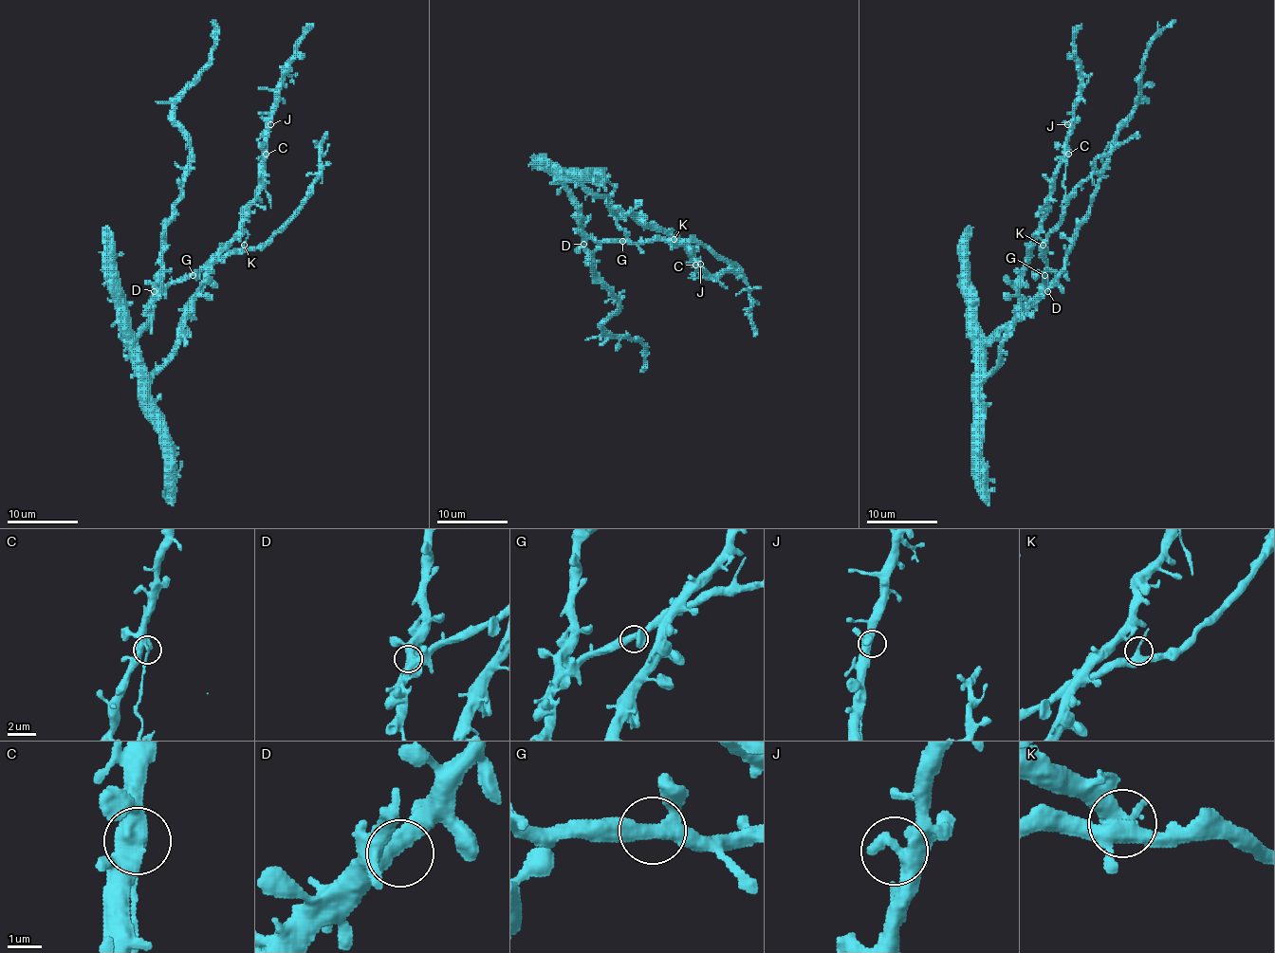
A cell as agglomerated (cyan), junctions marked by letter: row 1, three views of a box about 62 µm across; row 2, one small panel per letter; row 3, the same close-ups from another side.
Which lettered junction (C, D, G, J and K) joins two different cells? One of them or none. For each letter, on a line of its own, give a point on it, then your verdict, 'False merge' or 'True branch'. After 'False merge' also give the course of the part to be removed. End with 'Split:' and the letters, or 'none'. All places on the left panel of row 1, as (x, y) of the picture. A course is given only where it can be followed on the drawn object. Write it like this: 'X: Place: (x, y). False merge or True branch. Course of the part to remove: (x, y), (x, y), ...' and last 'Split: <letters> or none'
C: Place: (266, 154). False merge. Course of the part to remove: (266, 153), (266, 192), (270, 208)
D: Place: (154, 291). True branch
G: Place: (193, 275). True branch
J: Place: (270, 124). True branch
K: Place: (244, 245). True branch
Split: C

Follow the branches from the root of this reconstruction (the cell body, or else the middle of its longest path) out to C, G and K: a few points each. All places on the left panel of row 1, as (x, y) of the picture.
C: (164, 285), (191, 277), (242, 247), (248, 236), (242, 228), (242, 210), (255, 197), (260, 162), (266, 153)
G: (164, 285), (193, 275)
K: (164, 285), (201, 271), (244, 245)

